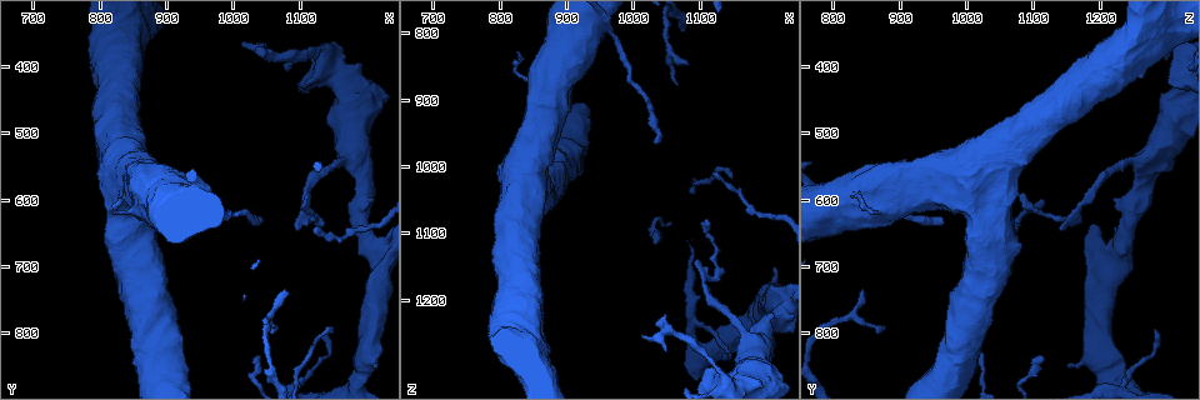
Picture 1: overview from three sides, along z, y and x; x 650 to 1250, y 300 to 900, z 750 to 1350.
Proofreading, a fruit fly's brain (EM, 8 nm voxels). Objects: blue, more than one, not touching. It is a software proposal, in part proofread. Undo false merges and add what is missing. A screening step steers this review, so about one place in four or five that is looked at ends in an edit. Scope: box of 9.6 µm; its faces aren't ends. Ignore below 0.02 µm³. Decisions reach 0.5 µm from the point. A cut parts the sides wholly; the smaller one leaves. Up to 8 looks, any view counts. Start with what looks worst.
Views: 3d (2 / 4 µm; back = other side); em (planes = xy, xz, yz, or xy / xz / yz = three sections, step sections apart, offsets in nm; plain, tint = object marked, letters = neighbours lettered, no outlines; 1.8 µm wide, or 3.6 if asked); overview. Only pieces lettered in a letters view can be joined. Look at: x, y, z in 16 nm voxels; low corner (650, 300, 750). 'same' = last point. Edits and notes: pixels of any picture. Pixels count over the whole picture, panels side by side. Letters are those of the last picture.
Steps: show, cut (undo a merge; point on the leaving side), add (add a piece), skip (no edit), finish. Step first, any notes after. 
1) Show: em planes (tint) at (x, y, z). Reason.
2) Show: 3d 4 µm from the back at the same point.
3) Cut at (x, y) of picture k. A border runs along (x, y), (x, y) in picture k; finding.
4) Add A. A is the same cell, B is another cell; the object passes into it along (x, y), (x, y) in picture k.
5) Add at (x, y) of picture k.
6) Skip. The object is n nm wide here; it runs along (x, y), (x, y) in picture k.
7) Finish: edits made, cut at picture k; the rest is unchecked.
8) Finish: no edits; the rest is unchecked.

Show: em planes (letters) at (1015, 365, 1255). End of a long branch.

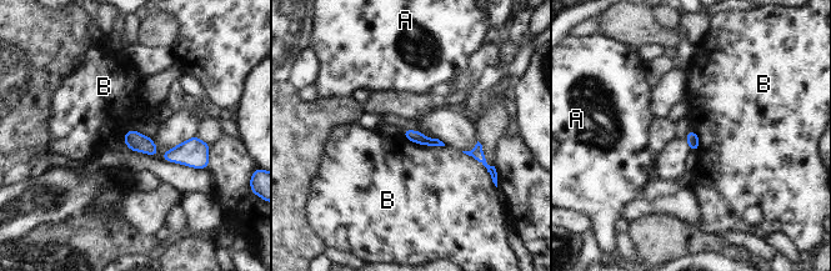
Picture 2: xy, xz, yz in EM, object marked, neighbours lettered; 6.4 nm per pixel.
Skip. A and B are other cells; a border runs along (401, 134), (419, 144), (444, 146) in picture 2; none of them fits.

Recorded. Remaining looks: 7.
Show: em 3.6 µm yz step 8 (tint) at (1085, 740, 845). Thin end.

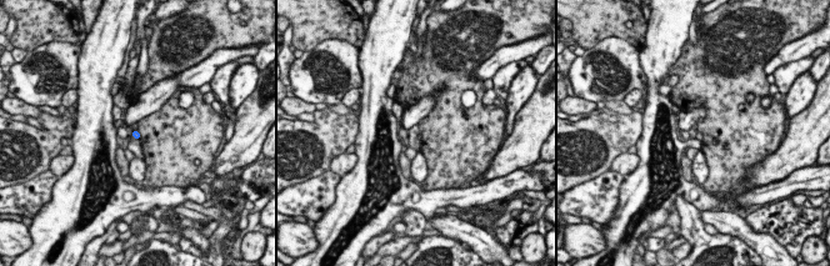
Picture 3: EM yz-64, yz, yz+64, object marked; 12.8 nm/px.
Show: em 3.6 µm planes (letters) at the same point.

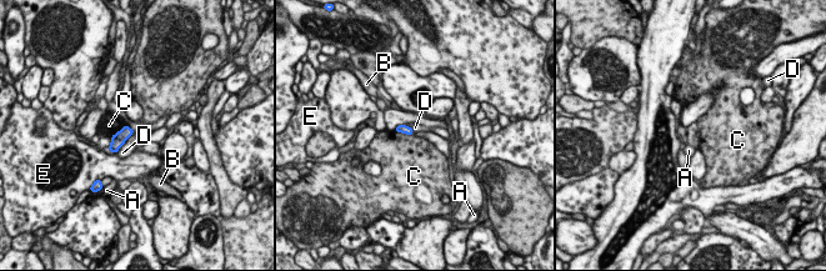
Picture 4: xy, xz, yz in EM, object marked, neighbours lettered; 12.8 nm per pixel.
Skip. The object is 120 nm wide here; A, B, C, D and E are other cells; a border runs along (126, 124), (133, 133), (116, 154) in picture 4; no lettered piece goes on from it.

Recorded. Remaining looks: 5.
Show: 3d 4 µm from the back at (1215, 855, 1150). Stops while still wide.

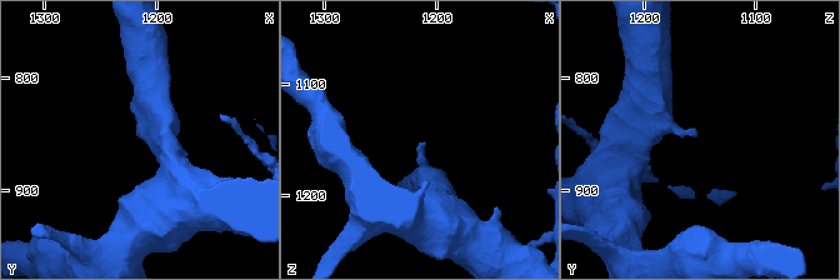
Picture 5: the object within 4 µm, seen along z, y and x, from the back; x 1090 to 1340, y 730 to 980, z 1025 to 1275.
Show: em planes (tint) at (1212, 854, 1152). Need the tissue.

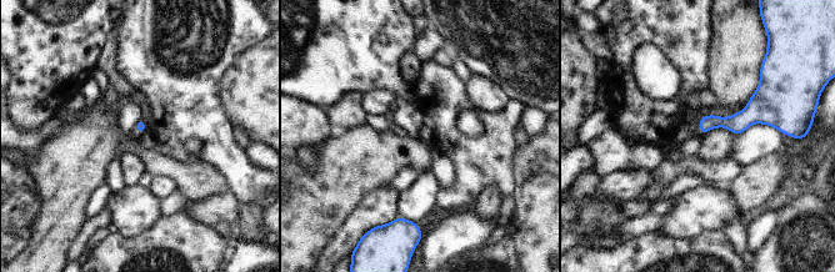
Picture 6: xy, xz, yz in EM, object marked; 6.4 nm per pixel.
Show: em planes (letters) at the same point. What lies round it.

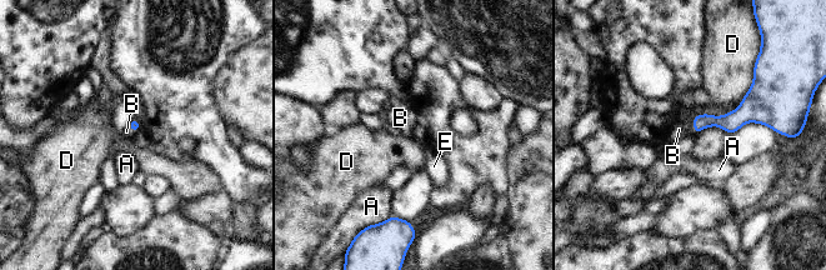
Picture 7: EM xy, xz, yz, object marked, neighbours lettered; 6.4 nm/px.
Add B. The longest contact is with D, 200 nm; B is the same cell, A, D and E are other cells; the object passes into it along (731, 121), (694, 128), (679, 129) in picture 7; it goes on there.

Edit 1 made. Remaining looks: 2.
Finish: edits made, add at picture 7; the rest is unchecked.

